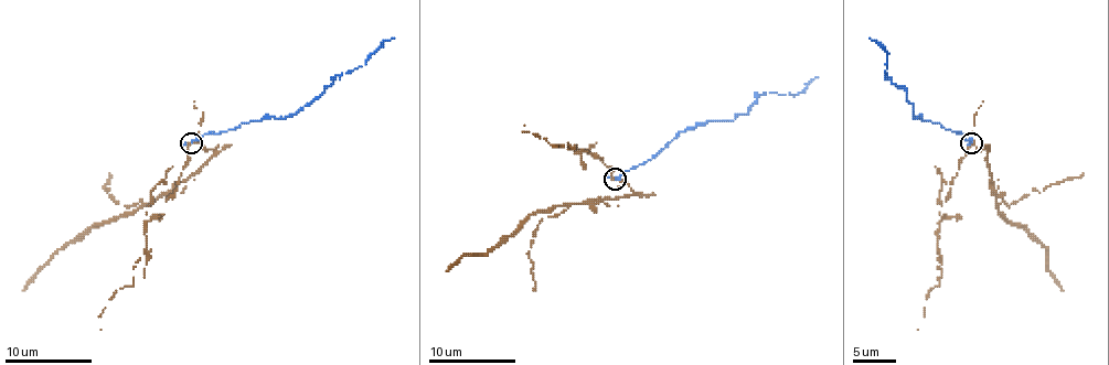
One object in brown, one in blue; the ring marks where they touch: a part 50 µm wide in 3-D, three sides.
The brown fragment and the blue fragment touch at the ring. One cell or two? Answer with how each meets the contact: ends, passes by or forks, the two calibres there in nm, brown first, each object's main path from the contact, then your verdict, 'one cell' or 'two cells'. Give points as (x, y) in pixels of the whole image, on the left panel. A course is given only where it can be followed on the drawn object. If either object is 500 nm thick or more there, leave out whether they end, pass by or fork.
brown ends there; blue ends there; 300 nm thick on the brown side, 300 nm on the other; brown runs (192, 142), (203, 145), (213, 153), (170, 190), (107, 221), (94, 223), (60, 249), (22, 290); blue runs (192, 142), (205, 133), (291, 116), (309, 106), (338, 75), (365, 64), (374, 51), (394, 38); two cells

